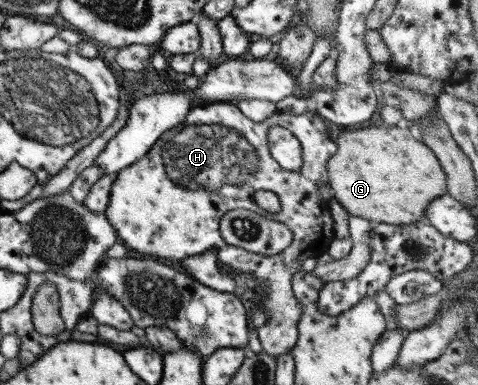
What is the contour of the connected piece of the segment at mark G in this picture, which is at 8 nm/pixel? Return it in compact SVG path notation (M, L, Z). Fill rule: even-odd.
M373 124L368 128L332 131L336 154L326 161L327 185L340 206L373 224L406 225L417 222L426 204L444 194L444 174L432 152L414 140L412 129Z

